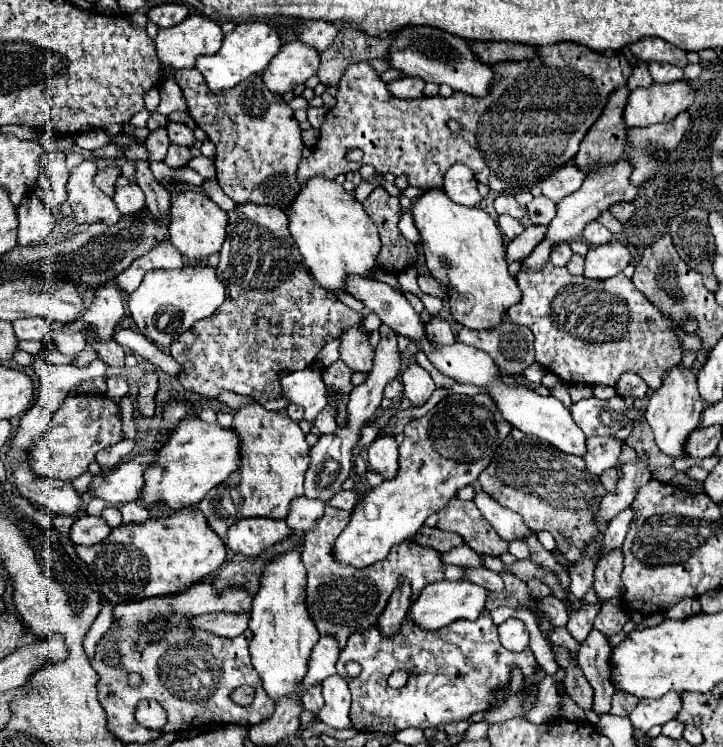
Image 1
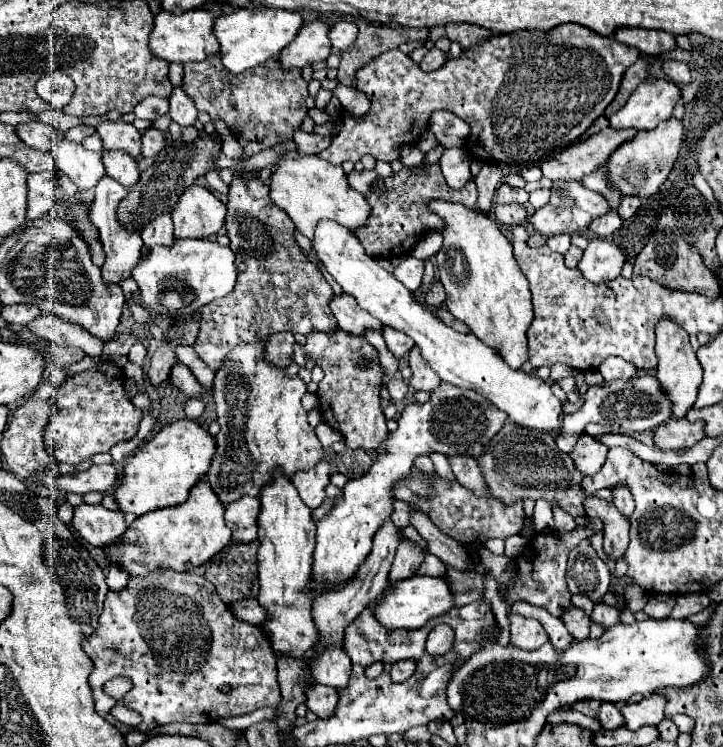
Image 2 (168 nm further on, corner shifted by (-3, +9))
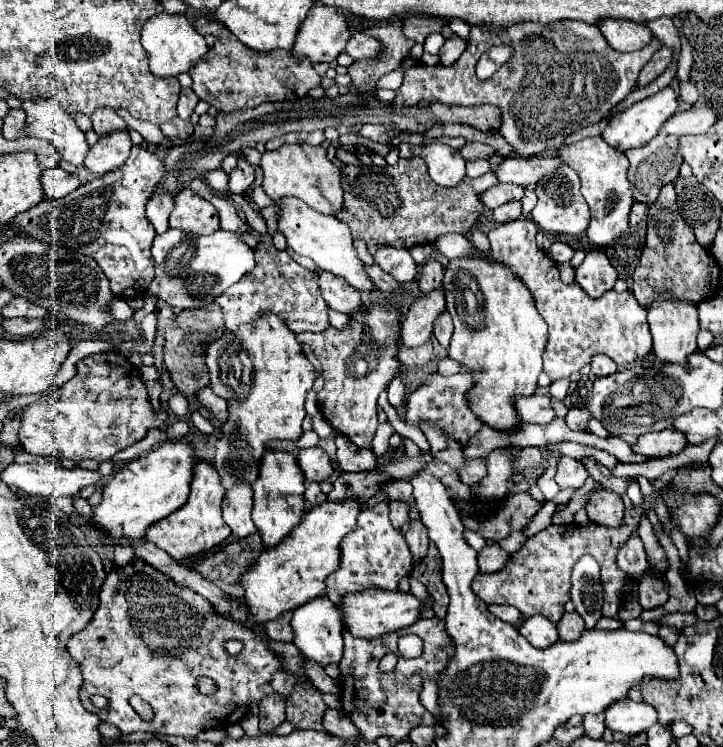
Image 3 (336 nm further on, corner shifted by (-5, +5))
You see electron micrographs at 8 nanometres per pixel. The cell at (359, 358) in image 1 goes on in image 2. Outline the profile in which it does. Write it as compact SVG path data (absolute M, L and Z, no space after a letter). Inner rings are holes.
M341 293L341 295L333 295L331 299L331 311L339 323L339 327L351 335L363 337L363 333L367 329L381 329L383 323L375 317L371 317L371 313L367 313L365 309L359 309L355 297Z

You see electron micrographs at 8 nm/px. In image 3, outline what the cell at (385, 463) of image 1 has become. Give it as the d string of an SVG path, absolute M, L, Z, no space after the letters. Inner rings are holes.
M373 305L371 309L361 309L357 317L351 317L349 329L335 329L329 327L321 333L299 333L297 339L311 347L313 355L321 363L325 387L317 393L317 405L323 417L329 421L333 429L337 429L341 435L345 435L351 443L357 447L371 447L371 441L377 431L377 397L379 393L391 383L393 377L399 375L401 363L395 359L397 355L397 337L399 337L399 311L391 309L387 305Z

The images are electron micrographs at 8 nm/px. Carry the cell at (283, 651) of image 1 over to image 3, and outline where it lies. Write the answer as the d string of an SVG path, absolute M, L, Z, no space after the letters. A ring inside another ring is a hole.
M269 451L261 461L261 477L253 487L253 523L263 539L263 551L279 545L305 517L305 477L297 469L297 459L287 451Z

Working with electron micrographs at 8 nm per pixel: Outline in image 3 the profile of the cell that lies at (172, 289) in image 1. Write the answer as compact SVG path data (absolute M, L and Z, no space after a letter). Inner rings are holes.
M169 229L153 241L155 279L149 283L147 293L173 309L201 309L215 301L223 291L235 285L245 273L255 267L253 249L239 241L237 233L217 231L207 237L189 237L177 229Z

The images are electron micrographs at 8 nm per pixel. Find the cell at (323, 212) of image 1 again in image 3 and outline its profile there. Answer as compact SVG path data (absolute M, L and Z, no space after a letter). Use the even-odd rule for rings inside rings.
M283 145L277 151L267 151L259 165L263 169L263 189L275 203L281 203L283 197L297 197L325 215L335 215L343 209L341 169L327 157L327 151L321 145Z

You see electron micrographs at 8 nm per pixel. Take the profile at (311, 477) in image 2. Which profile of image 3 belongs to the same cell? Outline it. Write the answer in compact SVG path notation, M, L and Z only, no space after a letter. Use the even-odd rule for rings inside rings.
M313 447L313 449L301 449L297 455L299 467L305 475L305 483L321 483L329 477L333 477L335 469L333 463L329 459L329 455L321 449L321 447Z

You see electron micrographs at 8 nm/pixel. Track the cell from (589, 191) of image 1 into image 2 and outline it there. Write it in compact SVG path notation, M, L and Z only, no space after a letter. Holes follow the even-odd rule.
M667 119L655 131L637 133L623 145L619 145L611 153L611 181L619 187L623 195L637 195L637 197L651 197L659 191L663 181L669 177L683 143L683 123L681 119Z

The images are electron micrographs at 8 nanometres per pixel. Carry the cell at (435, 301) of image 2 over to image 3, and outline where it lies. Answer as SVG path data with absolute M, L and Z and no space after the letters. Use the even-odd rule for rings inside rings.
M429 261L421 267L421 277L419 277L419 287L427 295L435 289L441 289L443 285L443 265L439 261Z

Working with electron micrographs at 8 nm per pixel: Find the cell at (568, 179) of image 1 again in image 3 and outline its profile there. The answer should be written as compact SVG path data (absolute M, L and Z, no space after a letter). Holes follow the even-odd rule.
M509 157L503 161L499 171L495 171L495 175L503 183L529 185L529 183L537 183L541 177L553 171L559 171L563 165L565 161L561 161L559 157L531 157L531 159Z

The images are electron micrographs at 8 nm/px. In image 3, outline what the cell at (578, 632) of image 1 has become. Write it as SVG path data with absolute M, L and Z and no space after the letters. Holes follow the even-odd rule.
M577 611L565 613L561 617L561 621L557 623L557 631L559 631L561 641L577 641L581 637L581 633L585 631L585 621Z

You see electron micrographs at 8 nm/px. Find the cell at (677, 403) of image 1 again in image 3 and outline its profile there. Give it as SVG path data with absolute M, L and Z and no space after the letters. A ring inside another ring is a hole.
M667 293L657 297L655 305L649 307L647 315L651 335L653 335L653 355L661 359L665 365L681 365L689 367L687 357L697 351L697 333L699 333L699 321L697 321L697 309L695 305L689 305L685 301L677 301L669 297Z

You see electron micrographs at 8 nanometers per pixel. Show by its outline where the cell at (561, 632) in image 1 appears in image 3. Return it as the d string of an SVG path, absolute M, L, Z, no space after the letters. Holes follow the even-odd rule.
M491 605L489 607L491 613L495 613L495 617L501 617L501 621L507 621L511 625L519 625L523 619L523 613L519 613L517 607L509 607L509 605Z

